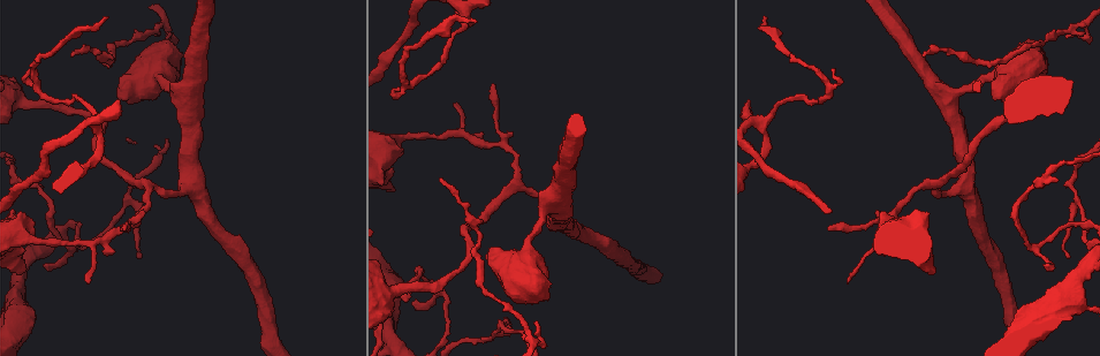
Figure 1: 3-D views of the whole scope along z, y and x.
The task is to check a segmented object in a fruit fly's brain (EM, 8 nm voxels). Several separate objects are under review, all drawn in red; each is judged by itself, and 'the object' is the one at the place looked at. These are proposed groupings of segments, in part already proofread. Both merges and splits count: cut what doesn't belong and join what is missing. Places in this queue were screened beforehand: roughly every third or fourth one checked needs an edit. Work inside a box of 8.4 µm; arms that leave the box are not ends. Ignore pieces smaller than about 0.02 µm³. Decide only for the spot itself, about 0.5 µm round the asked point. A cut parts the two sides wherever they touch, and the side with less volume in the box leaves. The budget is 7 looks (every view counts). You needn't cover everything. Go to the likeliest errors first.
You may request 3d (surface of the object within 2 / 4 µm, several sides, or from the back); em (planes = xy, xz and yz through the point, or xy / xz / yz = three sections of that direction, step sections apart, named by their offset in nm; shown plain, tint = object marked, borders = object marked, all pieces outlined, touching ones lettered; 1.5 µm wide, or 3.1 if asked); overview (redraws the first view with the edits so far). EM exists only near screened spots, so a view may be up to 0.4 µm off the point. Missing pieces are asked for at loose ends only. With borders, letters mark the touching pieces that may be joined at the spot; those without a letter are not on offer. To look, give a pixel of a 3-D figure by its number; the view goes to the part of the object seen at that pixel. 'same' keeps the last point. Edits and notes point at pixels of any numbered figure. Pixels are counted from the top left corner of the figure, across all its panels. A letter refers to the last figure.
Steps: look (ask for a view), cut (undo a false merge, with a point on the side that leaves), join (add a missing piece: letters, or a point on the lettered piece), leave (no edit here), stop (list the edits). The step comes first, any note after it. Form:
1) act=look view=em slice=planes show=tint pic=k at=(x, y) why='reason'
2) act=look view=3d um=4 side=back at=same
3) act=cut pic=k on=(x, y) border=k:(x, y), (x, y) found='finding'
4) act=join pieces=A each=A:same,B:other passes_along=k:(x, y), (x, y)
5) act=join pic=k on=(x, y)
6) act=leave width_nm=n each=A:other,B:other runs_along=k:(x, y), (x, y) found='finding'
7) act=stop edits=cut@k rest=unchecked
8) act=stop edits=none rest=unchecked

act=look view=3d um=4 pic=1 at=(995, 99) why='free end'

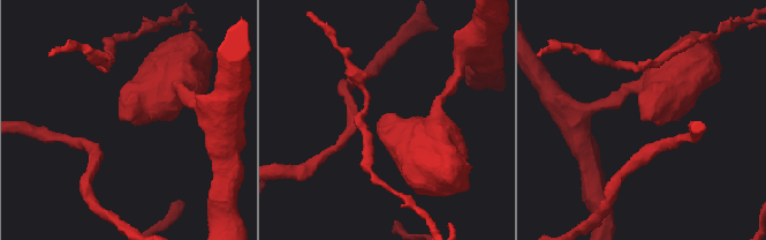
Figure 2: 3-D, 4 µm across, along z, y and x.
act=look view=em slice=yz step=4 show=borders pic=2 at=(121, 119)

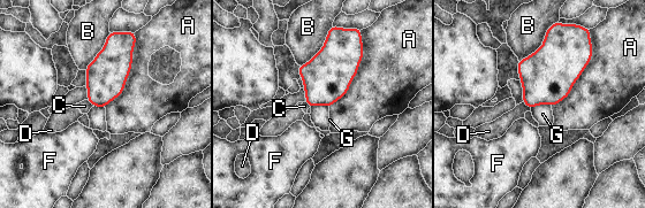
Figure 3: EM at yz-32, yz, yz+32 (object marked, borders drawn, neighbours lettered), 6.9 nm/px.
act=look view=em slice=planes show=borders at=same why='cut it another way'

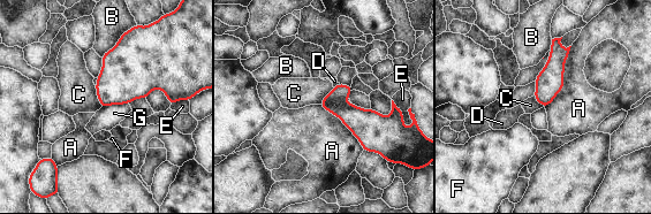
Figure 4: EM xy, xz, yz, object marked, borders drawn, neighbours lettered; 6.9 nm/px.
act=leave longest_contact=A:480nm each=A:other,B:other,C:other,D:other,E:other,F:other,G:other border=4:(572, 46), (564, 88), (545, 107) found='none of them fits'

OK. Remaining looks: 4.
act=look view=em slice=xz step=8 show=borders pic=1 at=(140, 258) why='an open end'

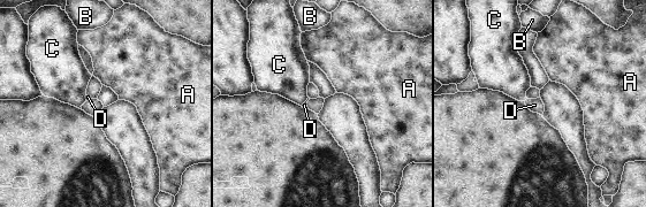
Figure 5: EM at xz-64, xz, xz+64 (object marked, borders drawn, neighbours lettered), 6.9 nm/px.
act=look view=em slice=planes show=borders at=same why='cut it another way'

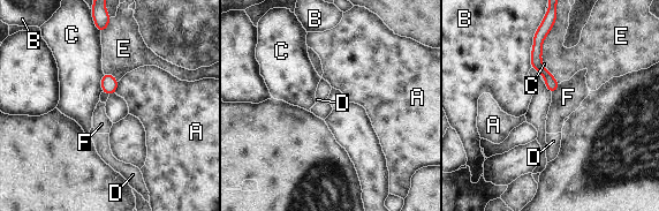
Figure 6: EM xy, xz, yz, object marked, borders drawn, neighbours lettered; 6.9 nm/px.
act=leave width_nm=90 each=A:other,B:other,C:other,D:other,E:other,F:other runs_along=6:(548, 24), (537, 63), (553, 88) found='no lettered piece goes on from it'

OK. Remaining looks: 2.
act=look view=em slice=planes show=borders pic=1 at=(125, 229) why='an open end'

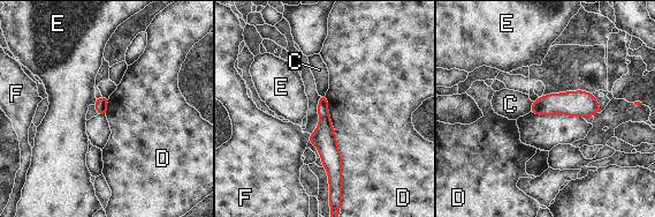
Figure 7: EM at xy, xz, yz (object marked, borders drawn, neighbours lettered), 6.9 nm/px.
act=leave each=C:other,D:other,E:other,F:other border=7:(325, 95), (342, 161), (341, 208) found='none of them fits'

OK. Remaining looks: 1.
act=stop edits=none rest=unchecked

